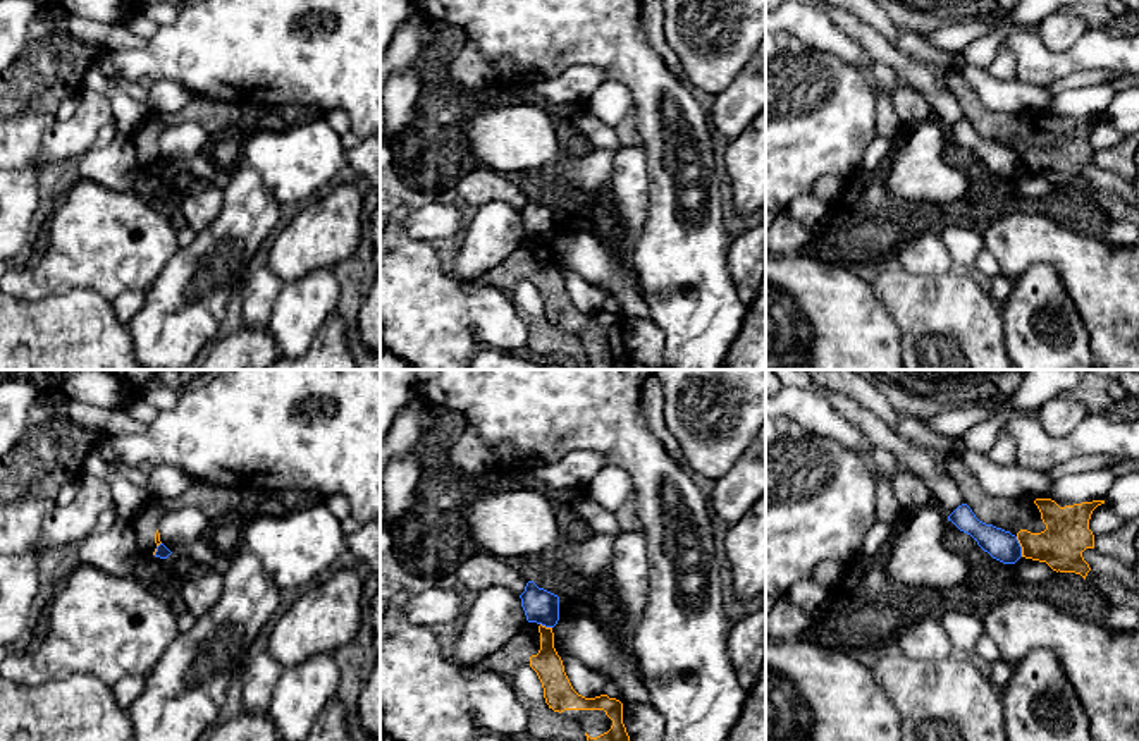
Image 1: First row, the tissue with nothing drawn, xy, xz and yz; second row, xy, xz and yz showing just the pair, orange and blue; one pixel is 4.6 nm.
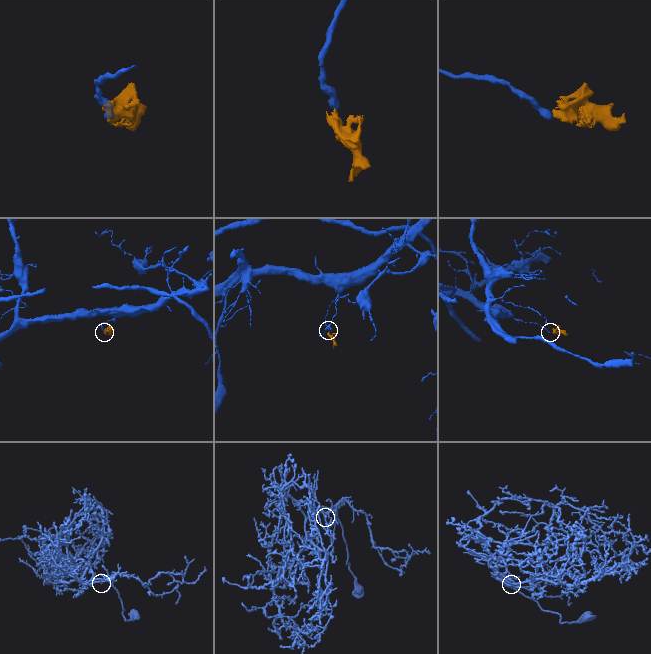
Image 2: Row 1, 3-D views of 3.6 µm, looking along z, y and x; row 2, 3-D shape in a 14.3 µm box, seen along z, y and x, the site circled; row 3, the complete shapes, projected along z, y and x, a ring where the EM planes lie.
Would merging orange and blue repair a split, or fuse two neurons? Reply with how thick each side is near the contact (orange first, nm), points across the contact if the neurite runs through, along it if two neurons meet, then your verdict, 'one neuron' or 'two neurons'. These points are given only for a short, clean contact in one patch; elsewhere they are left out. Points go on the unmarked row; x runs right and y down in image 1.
calibres 220 and 140 nm; border yz (1015, 152), (1022, 171); two neurons

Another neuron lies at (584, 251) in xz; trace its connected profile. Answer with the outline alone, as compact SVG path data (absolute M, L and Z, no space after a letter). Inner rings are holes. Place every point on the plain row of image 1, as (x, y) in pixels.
M576 225L571 234L559 241L557 251L571 272L602 289L607 299L614 299L623 308L625 316L652 320L652 313L642 296L638 277L628 260L628 254L616 253L590 227Z

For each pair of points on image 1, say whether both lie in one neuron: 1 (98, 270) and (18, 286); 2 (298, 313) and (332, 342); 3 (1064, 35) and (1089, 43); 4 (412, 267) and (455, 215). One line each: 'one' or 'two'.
1: one
2: two
3: two
4: two

